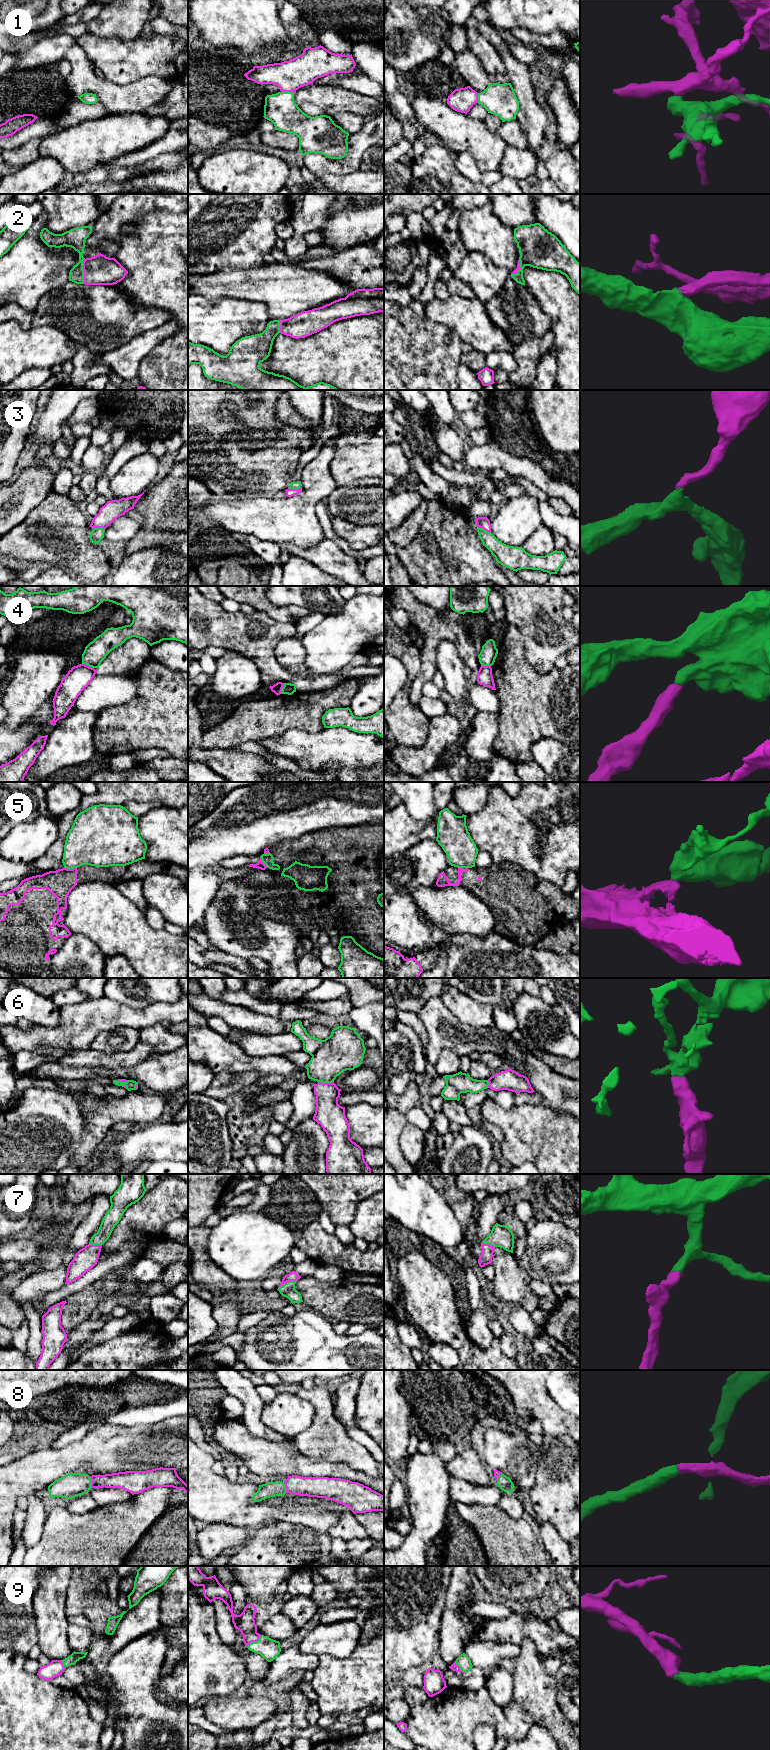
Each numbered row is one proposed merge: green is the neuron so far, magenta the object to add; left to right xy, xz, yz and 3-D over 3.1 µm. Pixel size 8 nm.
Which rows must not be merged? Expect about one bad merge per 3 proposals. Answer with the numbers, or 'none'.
4, 5

